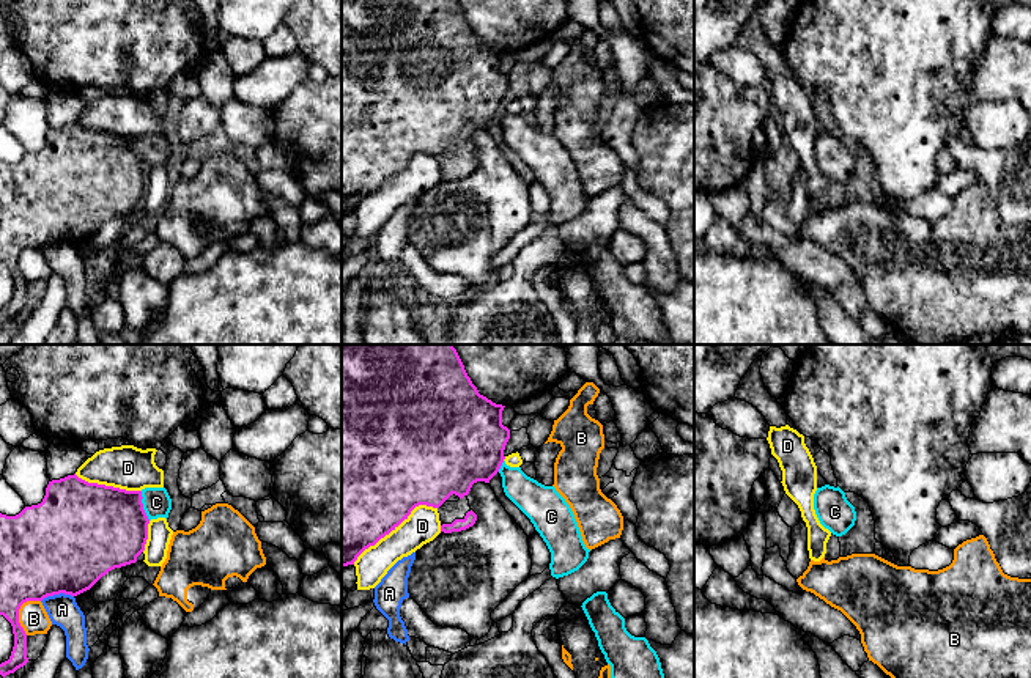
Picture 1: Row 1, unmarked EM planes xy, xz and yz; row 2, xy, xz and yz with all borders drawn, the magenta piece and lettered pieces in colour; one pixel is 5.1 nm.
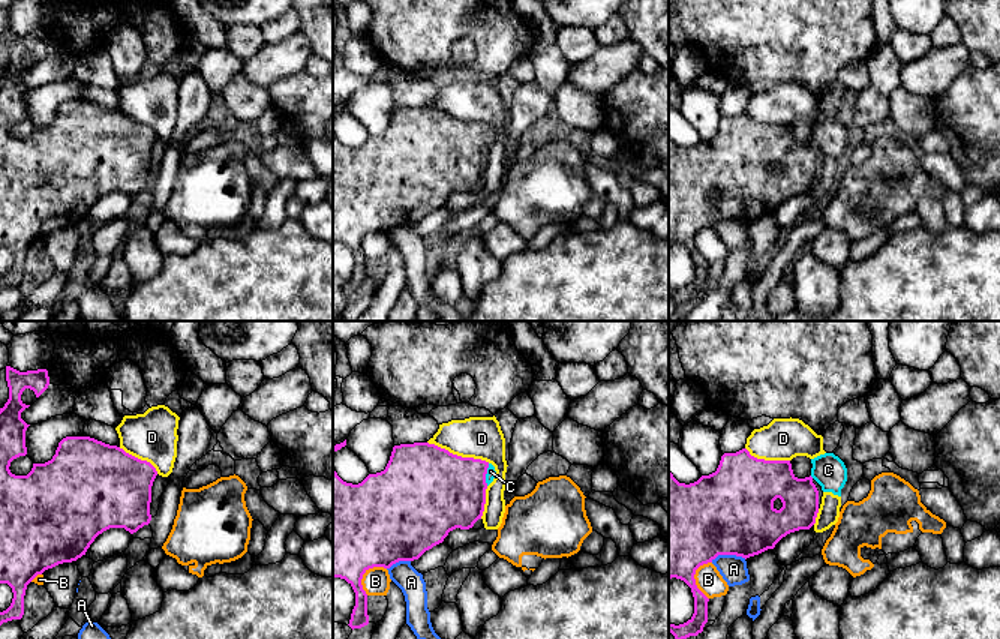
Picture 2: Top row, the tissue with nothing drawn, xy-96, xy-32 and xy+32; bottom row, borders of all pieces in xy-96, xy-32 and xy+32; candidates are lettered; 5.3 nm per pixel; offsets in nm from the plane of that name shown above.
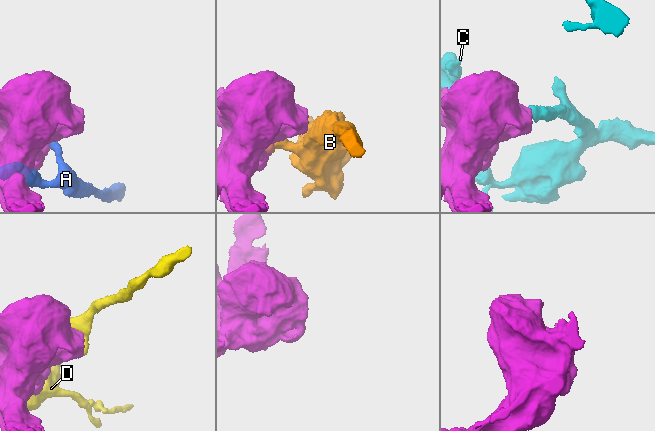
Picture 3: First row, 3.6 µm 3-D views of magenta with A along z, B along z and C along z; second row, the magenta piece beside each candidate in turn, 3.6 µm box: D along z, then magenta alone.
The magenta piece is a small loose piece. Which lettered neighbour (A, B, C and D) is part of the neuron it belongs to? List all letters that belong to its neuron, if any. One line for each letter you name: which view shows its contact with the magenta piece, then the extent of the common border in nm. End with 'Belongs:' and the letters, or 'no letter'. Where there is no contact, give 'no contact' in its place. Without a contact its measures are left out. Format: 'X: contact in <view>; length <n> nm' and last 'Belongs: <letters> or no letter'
C: contact in xy; length 160 nm
Belongs: C

